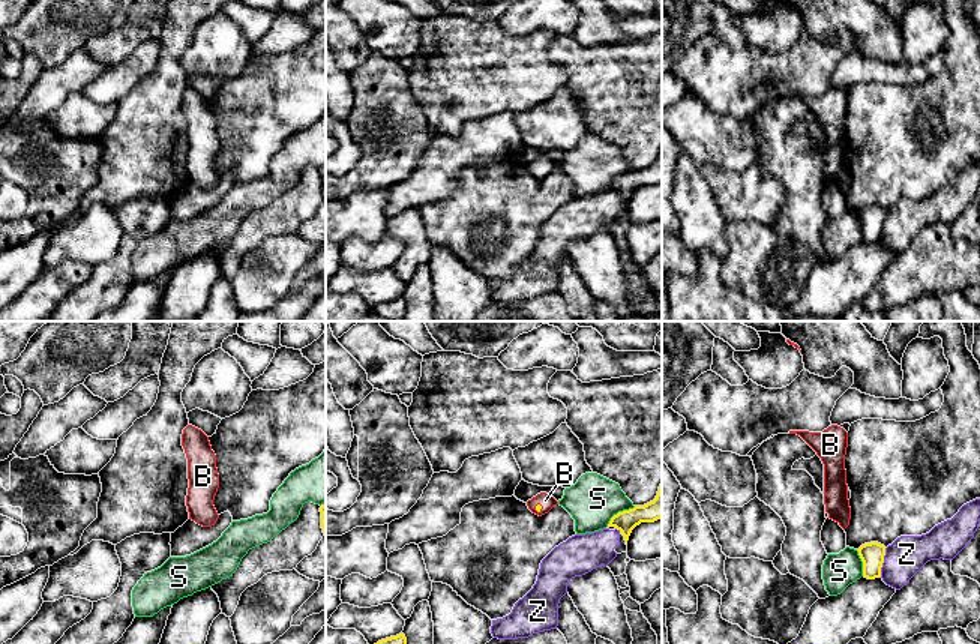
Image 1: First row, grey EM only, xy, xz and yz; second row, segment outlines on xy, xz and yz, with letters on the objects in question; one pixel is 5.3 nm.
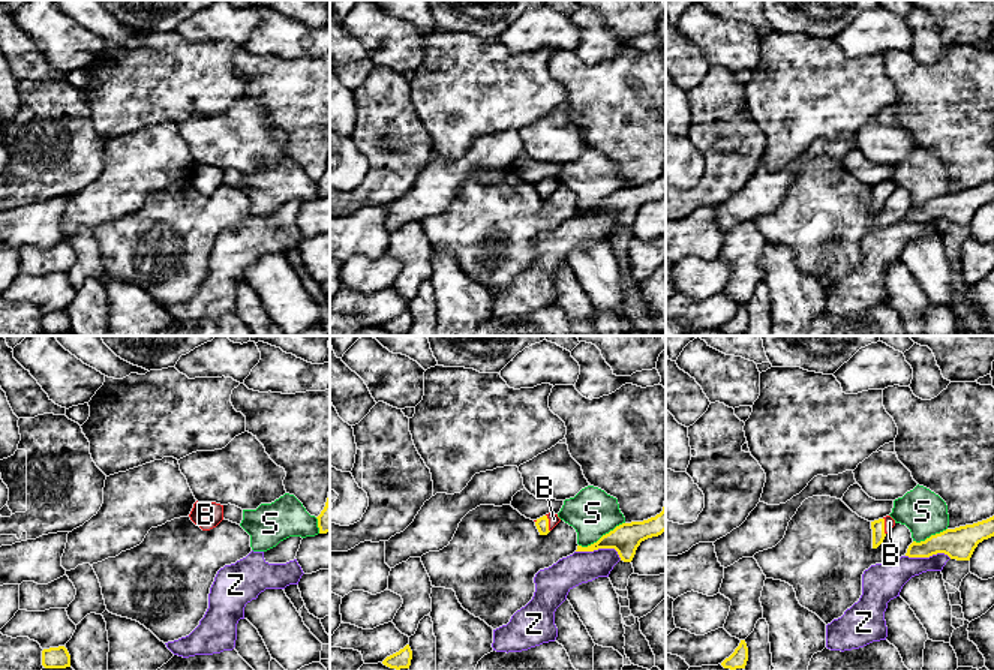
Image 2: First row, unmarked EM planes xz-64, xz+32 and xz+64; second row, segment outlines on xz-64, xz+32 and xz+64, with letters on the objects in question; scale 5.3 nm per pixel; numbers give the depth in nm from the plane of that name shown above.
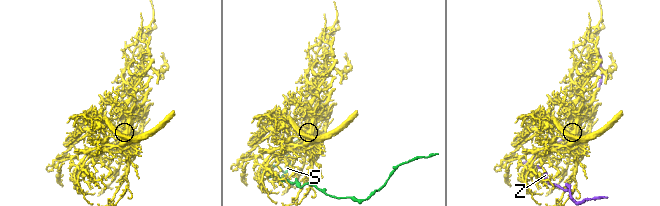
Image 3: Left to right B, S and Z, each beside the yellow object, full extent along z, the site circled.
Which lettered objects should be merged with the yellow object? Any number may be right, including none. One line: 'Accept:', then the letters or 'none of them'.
Accept: B

